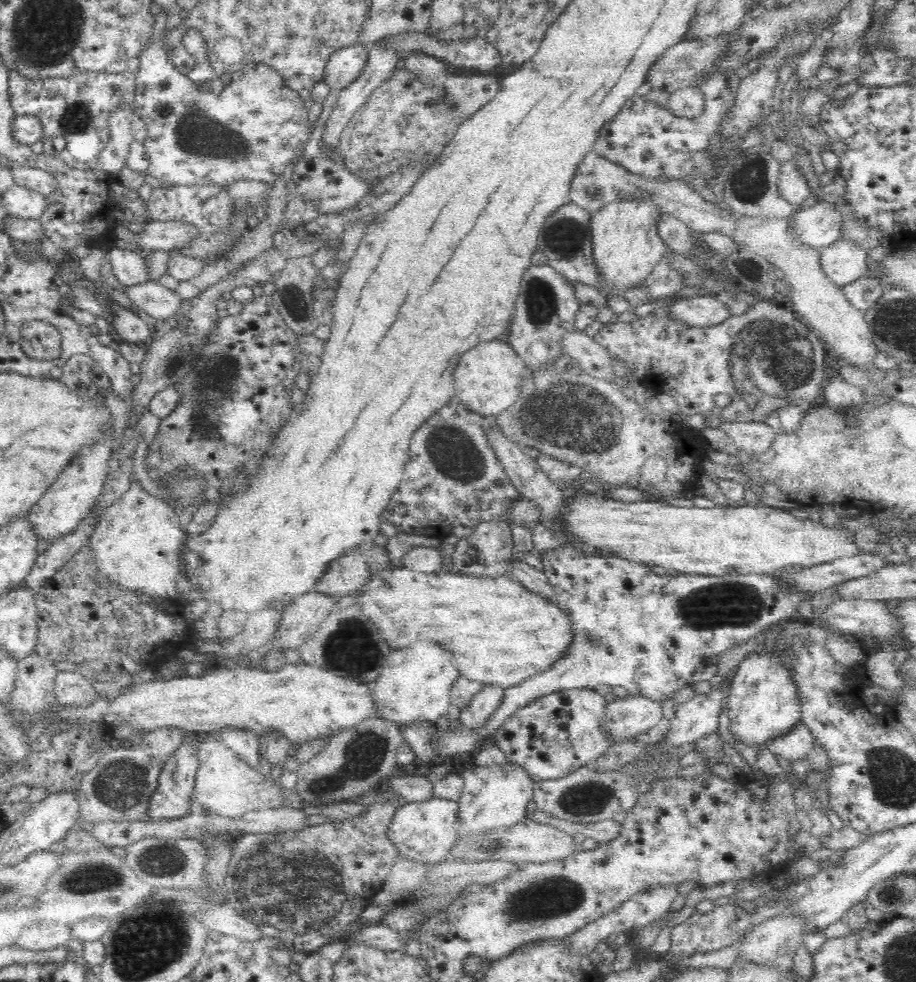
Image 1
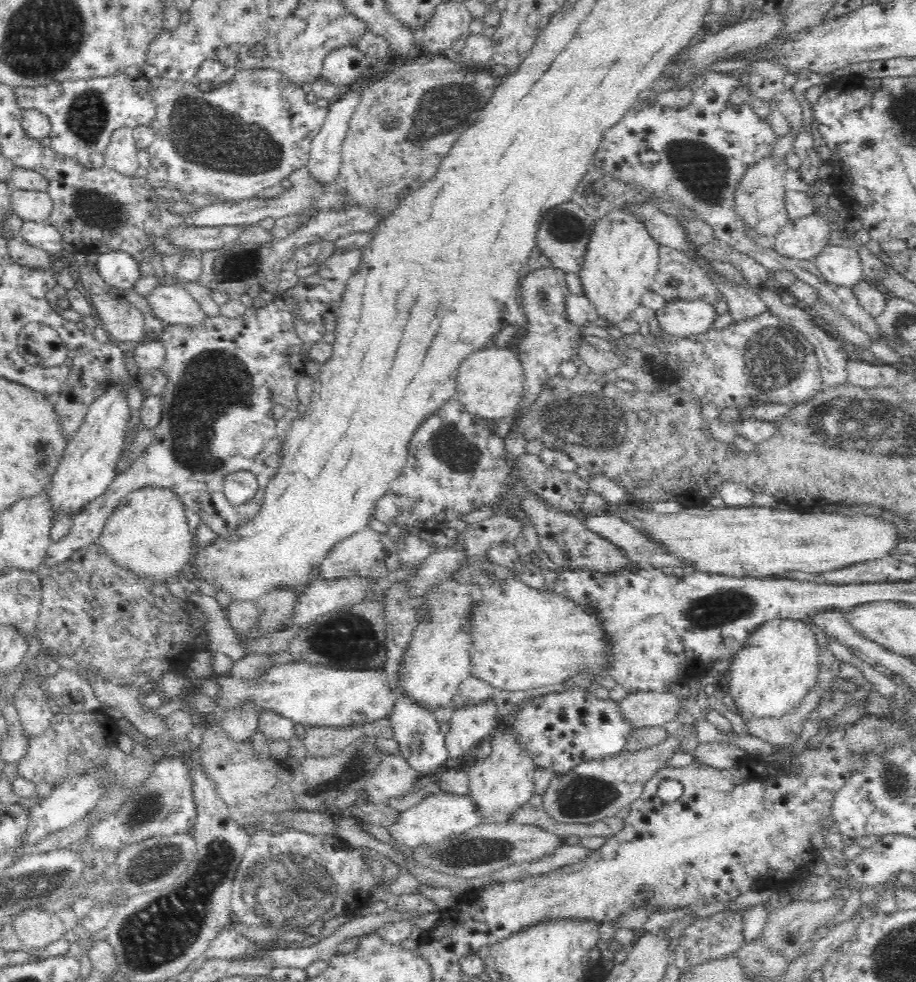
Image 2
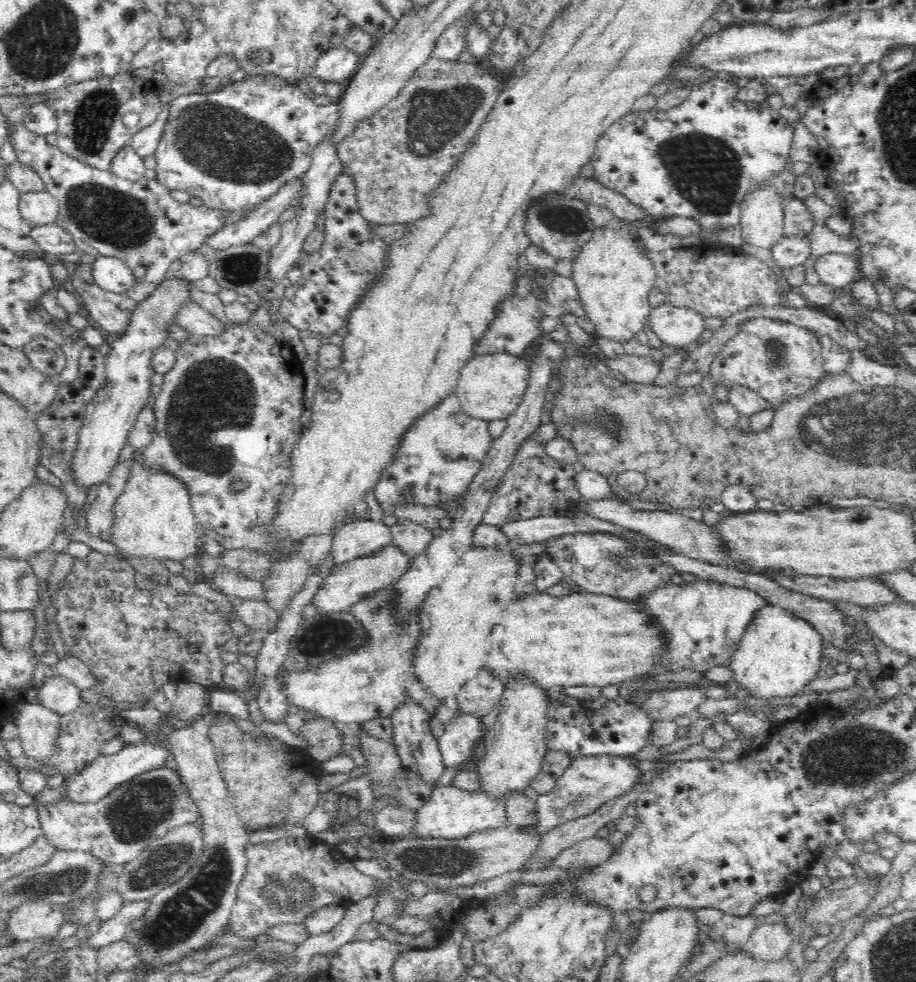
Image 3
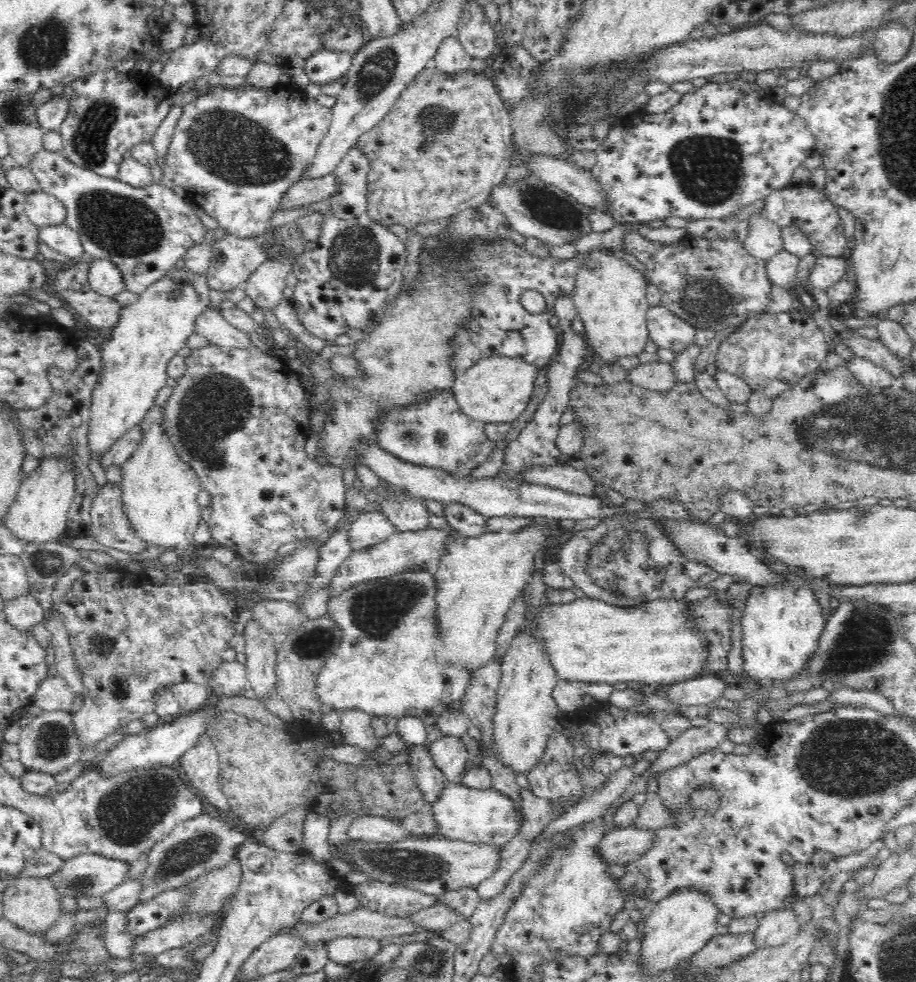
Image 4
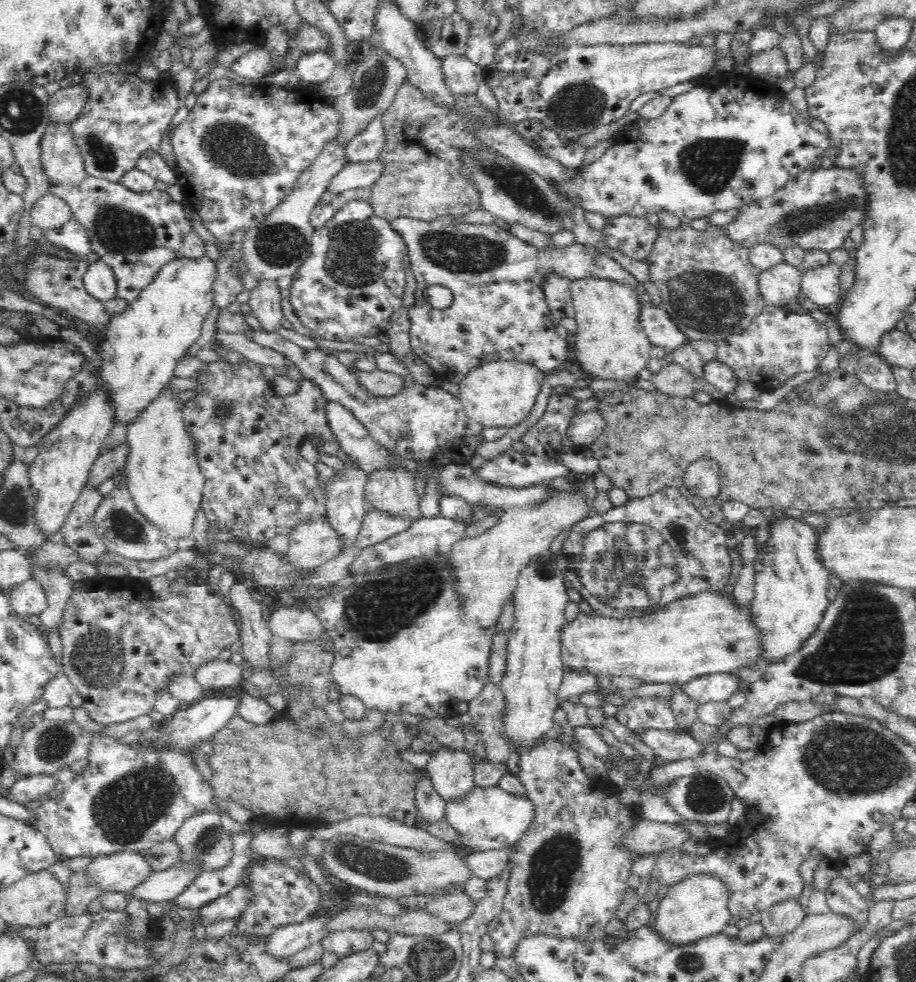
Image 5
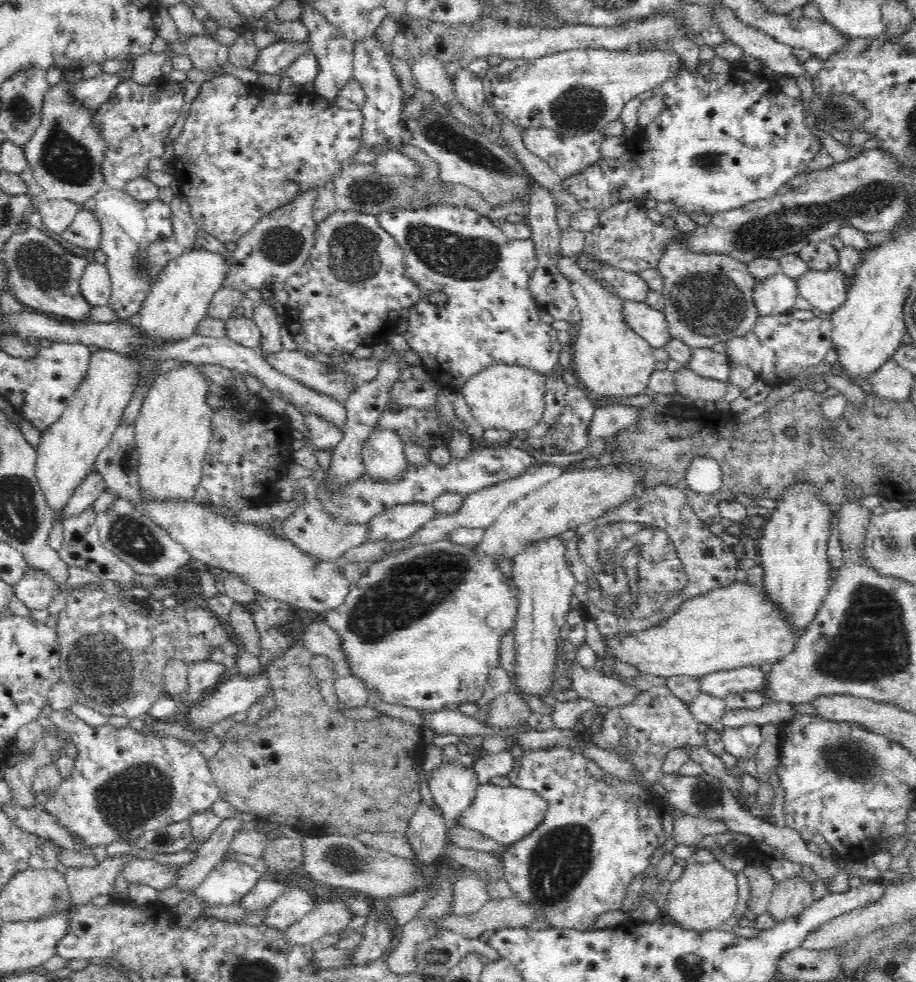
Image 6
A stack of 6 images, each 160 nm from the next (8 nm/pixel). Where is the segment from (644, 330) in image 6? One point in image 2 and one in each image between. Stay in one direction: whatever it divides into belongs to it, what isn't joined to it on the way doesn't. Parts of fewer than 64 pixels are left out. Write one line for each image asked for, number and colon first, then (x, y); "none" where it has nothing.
2: (685, 318)
3: (675, 326)
4: (666, 329)
5: (661, 330)

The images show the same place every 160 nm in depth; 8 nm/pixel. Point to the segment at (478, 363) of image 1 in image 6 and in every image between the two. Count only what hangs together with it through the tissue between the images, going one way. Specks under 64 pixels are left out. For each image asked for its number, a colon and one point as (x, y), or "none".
2: (490, 382)
3: (490, 387)
4: (497, 388)
5: (501, 392)
6: (511, 397)

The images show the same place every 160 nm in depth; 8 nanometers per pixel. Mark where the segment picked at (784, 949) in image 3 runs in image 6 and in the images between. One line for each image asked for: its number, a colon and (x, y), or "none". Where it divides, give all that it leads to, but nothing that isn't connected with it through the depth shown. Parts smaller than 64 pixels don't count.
4: (776, 927)
5: (784, 917)
6: (789, 898)

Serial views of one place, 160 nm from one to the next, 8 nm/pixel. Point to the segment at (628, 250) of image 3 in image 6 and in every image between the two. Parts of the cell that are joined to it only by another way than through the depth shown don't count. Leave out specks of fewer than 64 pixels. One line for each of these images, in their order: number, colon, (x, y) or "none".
4: (610, 295)
5: (610, 343)
6: (612, 359)

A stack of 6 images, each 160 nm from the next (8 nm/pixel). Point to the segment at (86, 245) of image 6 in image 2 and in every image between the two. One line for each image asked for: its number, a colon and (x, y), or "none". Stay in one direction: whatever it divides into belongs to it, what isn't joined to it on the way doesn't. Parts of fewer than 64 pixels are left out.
2: (41, 234)
3: (50, 238)
4: (63, 239)
5: (71, 238)

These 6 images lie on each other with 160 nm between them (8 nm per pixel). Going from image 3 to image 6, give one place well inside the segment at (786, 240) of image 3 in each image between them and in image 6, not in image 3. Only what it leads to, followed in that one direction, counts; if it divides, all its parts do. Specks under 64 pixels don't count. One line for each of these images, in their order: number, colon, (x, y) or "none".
4: (782, 267)
5: (780, 284)
6: (777, 294)

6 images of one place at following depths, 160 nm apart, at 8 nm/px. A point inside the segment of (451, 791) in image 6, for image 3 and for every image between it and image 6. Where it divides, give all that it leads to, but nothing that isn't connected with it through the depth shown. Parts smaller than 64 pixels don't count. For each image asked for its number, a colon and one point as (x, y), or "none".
3: (456, 744)
4: (449, 752)
5: (451, 770)

